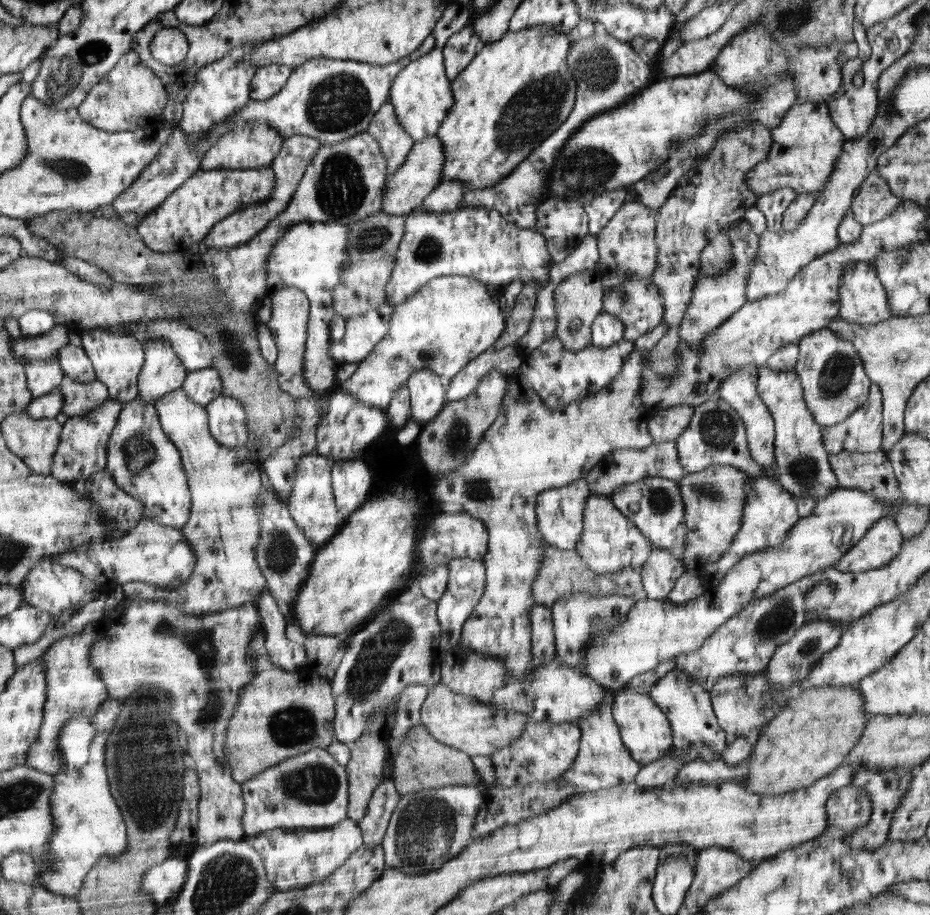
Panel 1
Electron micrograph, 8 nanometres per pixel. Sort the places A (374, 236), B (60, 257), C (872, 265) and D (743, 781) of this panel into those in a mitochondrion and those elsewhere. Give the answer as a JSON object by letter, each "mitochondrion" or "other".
{"A":"mitochondrion","B":"other","C":"other","D":"other"}

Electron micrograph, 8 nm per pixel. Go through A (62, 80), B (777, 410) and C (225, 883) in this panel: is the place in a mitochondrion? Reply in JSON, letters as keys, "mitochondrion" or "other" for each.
{"A":"mitochondrion","B":"other","C":"mitochondrion"}

